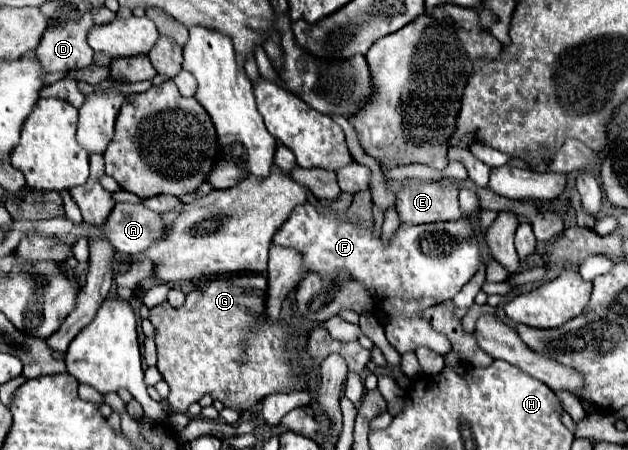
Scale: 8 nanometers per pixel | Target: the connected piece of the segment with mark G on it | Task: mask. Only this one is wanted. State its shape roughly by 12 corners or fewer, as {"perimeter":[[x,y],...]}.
{"perimeter":[[266,275],[150,309],[168,413],[298,389]]}

